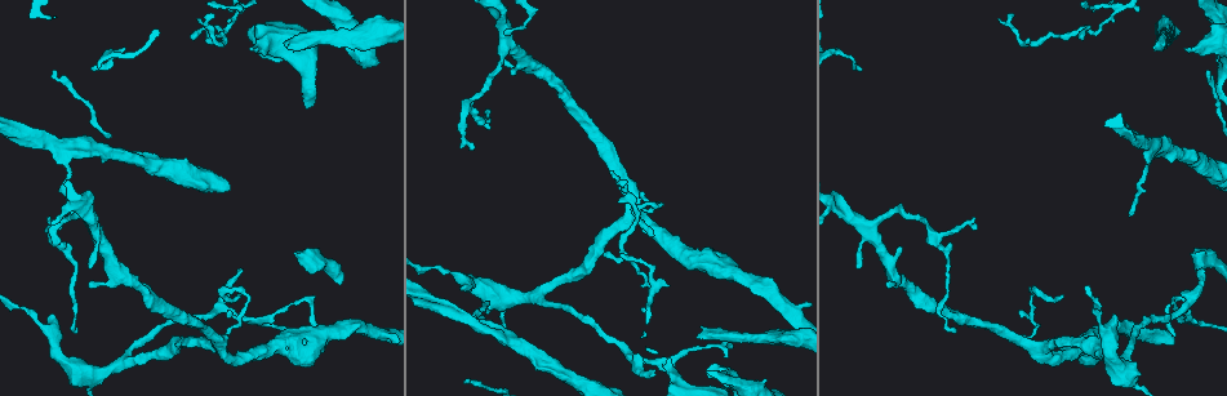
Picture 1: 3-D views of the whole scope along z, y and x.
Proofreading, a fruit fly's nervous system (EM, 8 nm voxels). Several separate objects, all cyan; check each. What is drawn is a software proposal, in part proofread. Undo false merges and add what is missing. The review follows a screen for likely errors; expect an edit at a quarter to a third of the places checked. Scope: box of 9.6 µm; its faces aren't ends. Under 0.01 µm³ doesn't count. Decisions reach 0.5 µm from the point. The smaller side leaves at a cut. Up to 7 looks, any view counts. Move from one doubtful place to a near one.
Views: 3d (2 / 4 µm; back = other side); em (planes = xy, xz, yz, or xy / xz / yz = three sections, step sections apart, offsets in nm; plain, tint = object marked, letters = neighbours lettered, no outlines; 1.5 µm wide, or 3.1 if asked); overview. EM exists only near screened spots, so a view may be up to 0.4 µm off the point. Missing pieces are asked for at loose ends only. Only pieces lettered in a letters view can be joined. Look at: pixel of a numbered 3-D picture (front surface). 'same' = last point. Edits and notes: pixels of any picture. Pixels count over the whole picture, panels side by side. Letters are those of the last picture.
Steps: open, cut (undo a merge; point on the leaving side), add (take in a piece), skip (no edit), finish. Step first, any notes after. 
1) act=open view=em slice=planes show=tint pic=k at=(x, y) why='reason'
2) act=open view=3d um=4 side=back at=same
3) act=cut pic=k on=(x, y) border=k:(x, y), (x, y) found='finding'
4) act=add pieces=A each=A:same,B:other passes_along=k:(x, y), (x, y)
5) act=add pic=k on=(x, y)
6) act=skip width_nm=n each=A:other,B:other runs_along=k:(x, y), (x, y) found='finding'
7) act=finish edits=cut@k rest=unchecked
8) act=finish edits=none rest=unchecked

act=open view=em slice=planes show=tint pic=1 at=(207, 31) why='sharp bend'

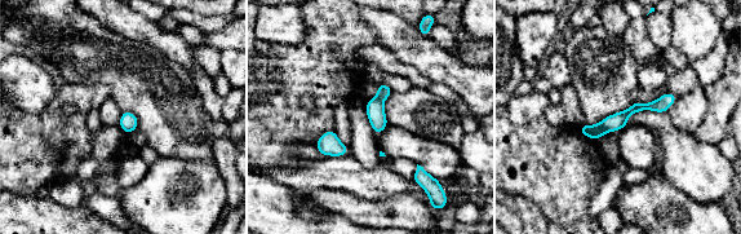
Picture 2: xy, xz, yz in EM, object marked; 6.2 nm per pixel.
act=open view=em slice=planes show=letters at=same why='see the neighbours'

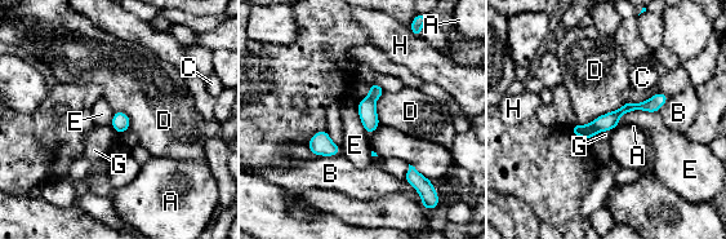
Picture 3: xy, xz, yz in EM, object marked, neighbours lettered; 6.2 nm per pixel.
act=skip each=A:other,B:other,C:other,D:other,E:other,G:other,H:other border=3:(658, 111), (631, 110), (617, 124) found='continuous, no second cell'

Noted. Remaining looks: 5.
act=open view=em slice=xz step=4 show=tint pic=1 at=(697, 335)

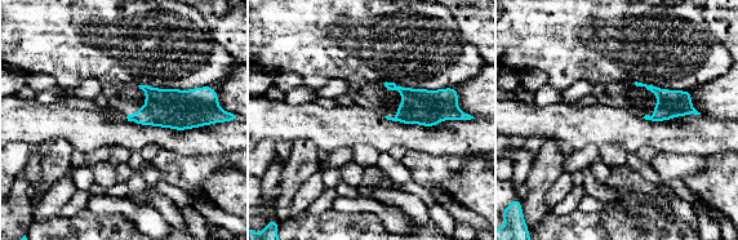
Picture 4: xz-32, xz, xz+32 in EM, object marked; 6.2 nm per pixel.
act=open view=em slice=planes show=letters at=same

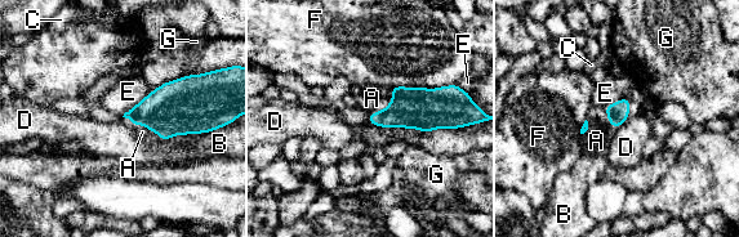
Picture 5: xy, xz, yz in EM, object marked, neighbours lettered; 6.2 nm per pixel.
act=add pieces=A width_nm=140 each=A:same,B:other,C:other,D:other,E:other,F:other,G:other passes_along=5:(179, 107), (143, 124), (142, 132) found='the cell continues'

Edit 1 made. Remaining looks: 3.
act=finish edits=add@5 rest=unchecked

